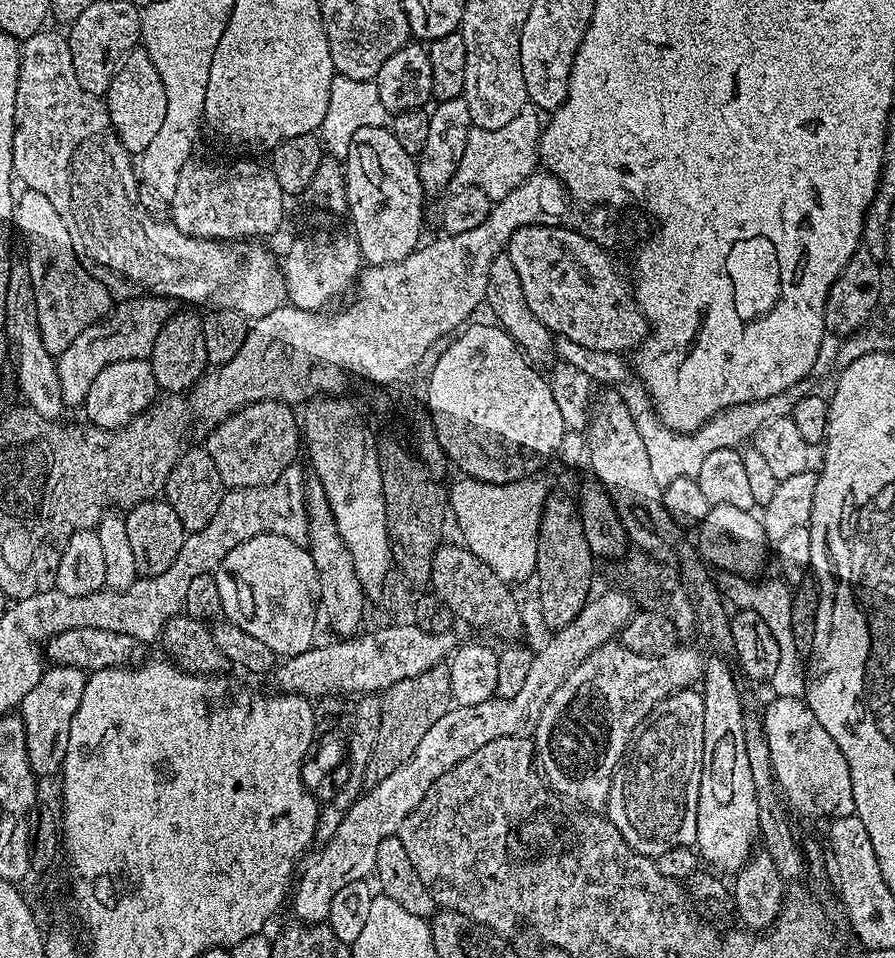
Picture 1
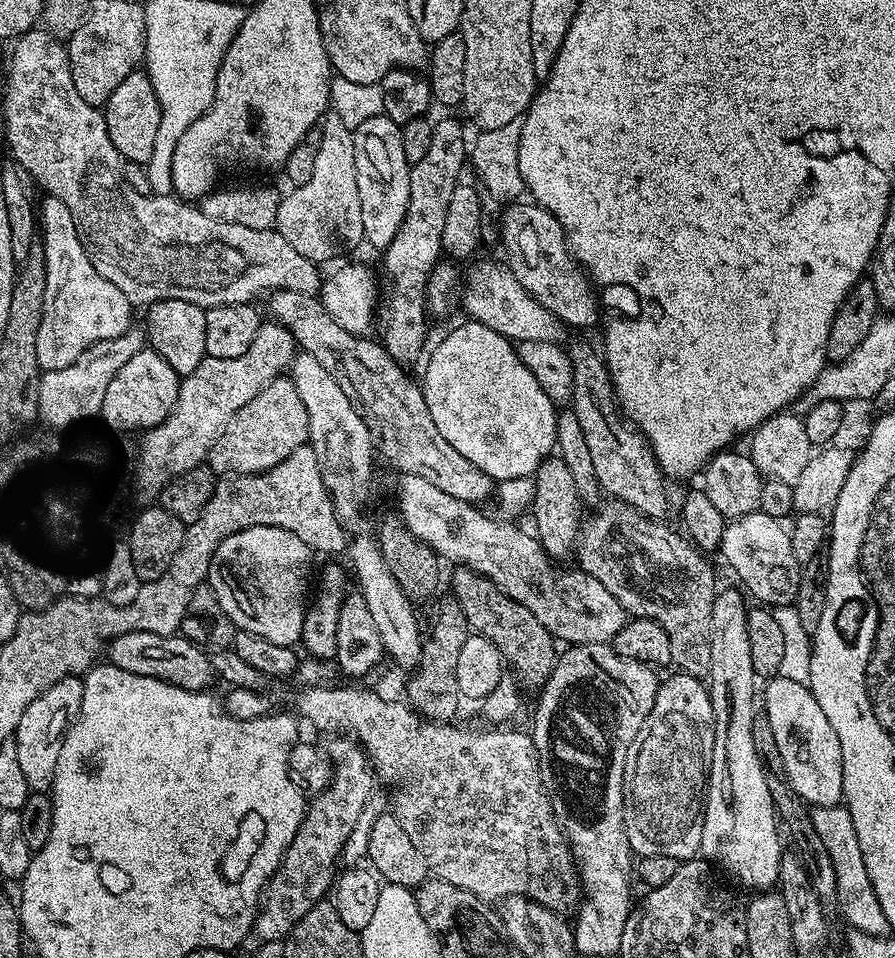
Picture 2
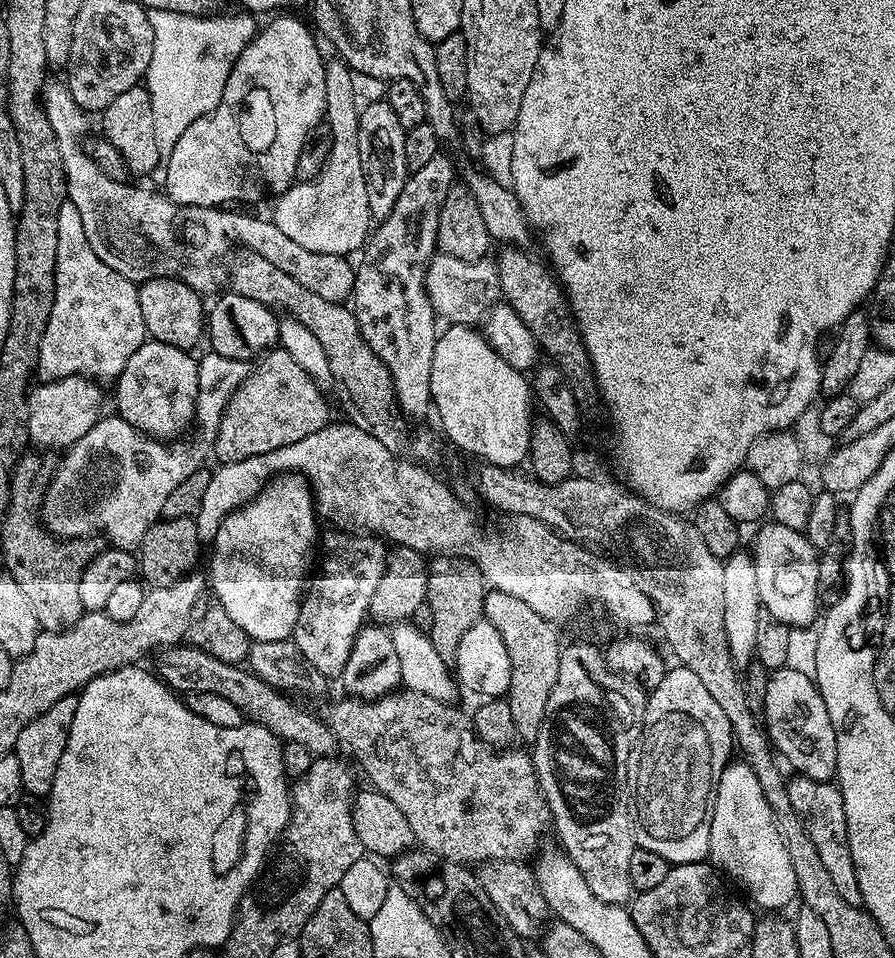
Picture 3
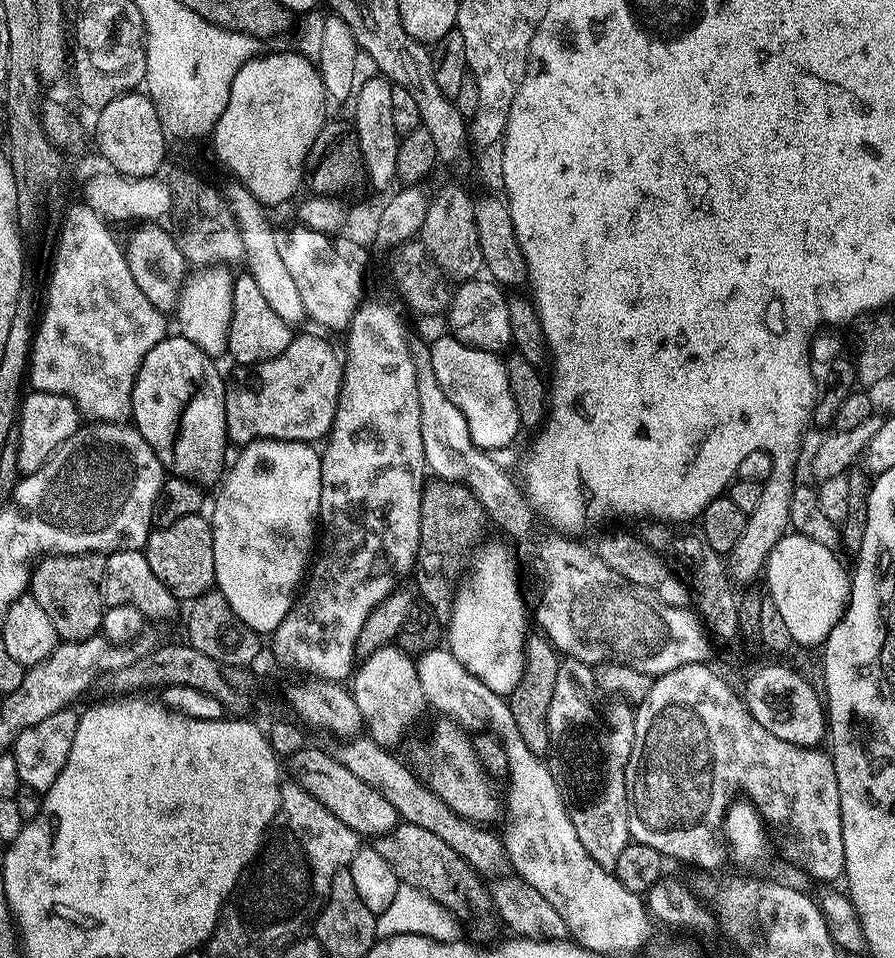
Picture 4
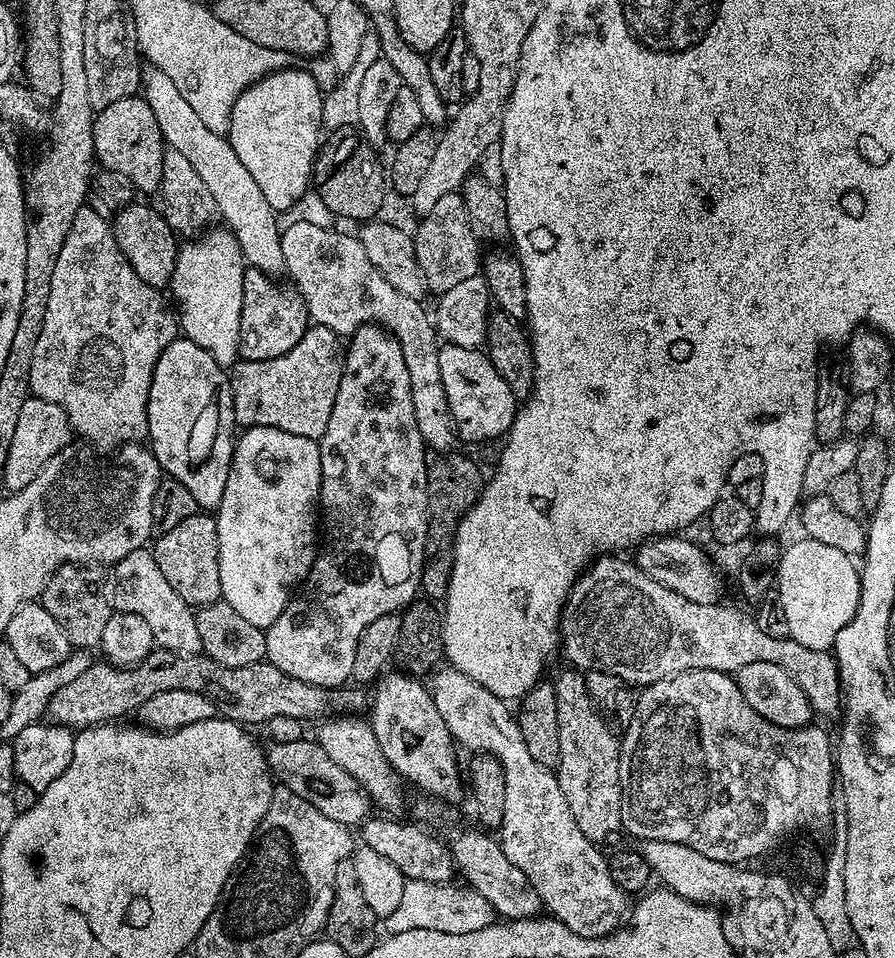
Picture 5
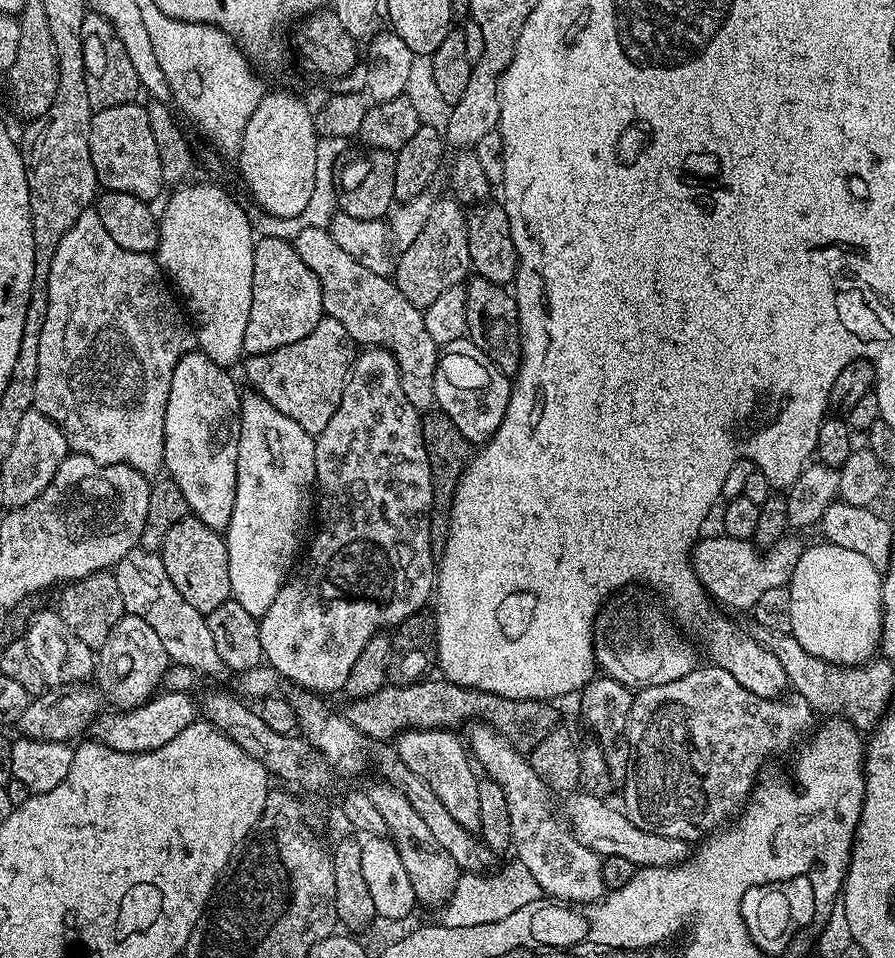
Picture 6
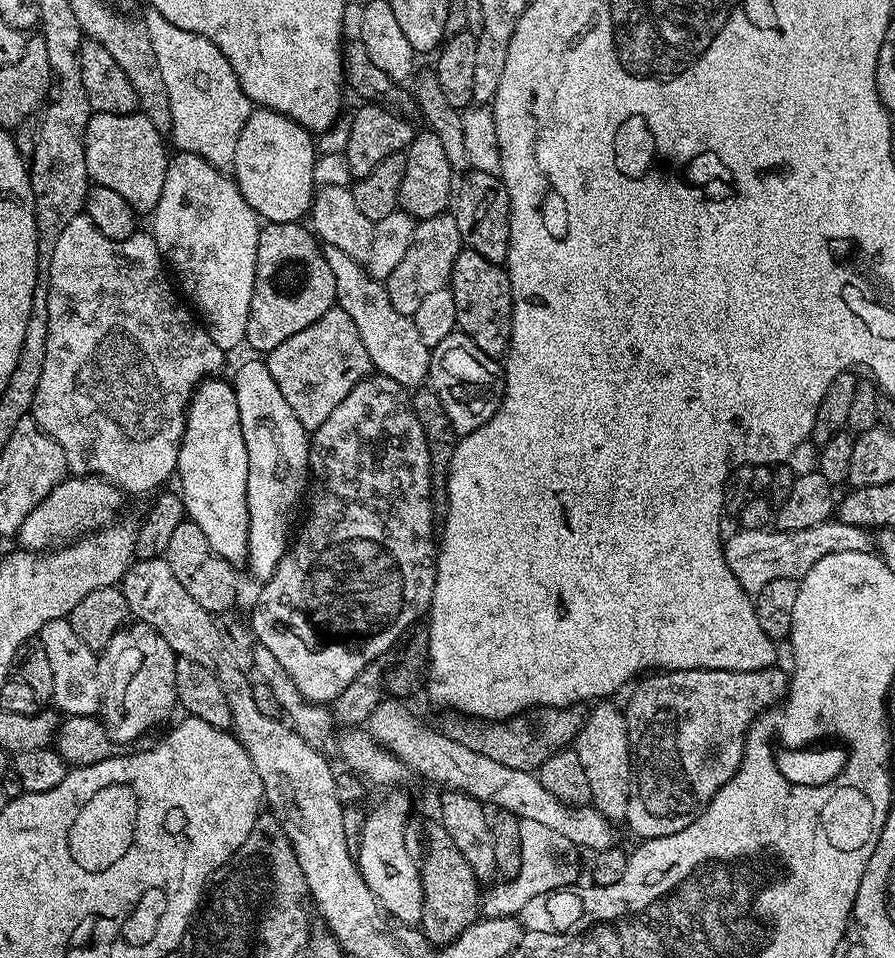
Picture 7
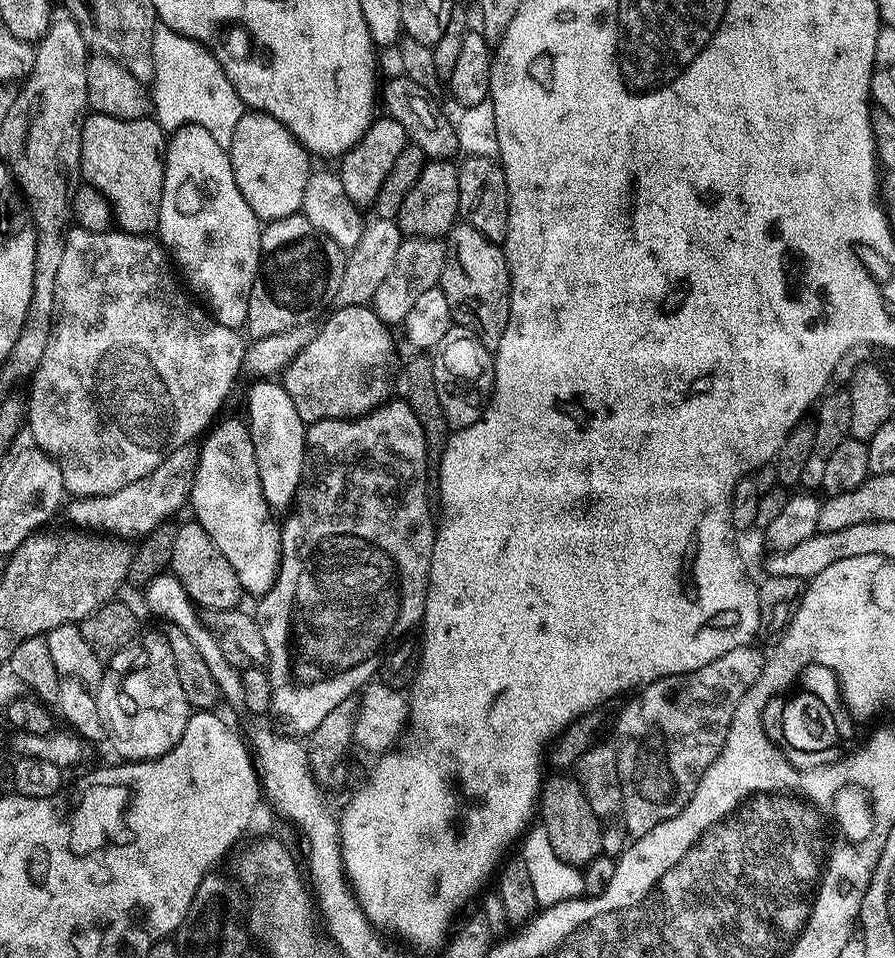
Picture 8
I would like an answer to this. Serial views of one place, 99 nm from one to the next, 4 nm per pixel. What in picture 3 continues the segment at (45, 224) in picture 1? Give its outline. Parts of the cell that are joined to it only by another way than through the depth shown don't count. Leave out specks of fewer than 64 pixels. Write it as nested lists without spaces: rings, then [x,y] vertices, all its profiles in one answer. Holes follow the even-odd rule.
[[[66,202],[58,210],[58,262],[54,278],[54,310],[50,310],[50,322],[42,334],[42,346],[38,346],[38,366],[36,376],[41,381],[61,380],[67,376],[87,376],[97,382],[114,382],[122,374],[130,354],[138,350],[149,339],[146,321],[142,318],[142,302],[138,302],[140,293],[137,281],[122,278],[118,270],[112,270],[98,258],[94,246],[86,238],[82,228],[82,218],[78,206]]]

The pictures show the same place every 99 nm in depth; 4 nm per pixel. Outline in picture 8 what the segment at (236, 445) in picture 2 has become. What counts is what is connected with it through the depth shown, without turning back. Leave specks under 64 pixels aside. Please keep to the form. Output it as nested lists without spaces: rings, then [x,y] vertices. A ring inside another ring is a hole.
[[[345,304],[329,311],[324,322],[317,332],[311,333],[304,349],[289,361],[282,373],[286,394],[290,394],[290,402],[294,402],[294,410],[298,410],[298,418],[302,418],[305,426],[323,420],[351,420],[354,416],[365,416],[389,399],[388,391],[392,388],[392,346],[386,336],[386,326],[371,307]]]

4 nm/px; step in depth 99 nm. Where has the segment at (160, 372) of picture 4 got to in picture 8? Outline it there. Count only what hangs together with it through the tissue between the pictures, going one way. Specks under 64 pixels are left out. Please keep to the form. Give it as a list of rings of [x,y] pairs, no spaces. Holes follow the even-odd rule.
[[[243,419],[223,420],[211,425],[210,431],[203,437],[204,445],[198,448],[190,509],[196,515],[193,516],[195,523],[210,534],[214,546],[222,550],[226,562],[234,566],[241,589],[247,595],[249,592],[252,598],[259,598],[267,594],[270,586],[274,586],[280,569],[281,525],[262,494],[258,462],[247,423]]]

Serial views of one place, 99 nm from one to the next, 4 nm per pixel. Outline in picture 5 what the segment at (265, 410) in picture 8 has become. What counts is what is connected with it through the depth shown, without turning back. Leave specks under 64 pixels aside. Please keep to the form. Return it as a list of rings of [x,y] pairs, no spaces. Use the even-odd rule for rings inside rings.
[[[254,426],[243,429],[239,433],[232,449],[232,465],[230,474],[226,478],[226,491],[222,494],[220,507],[215,509],[216,525],[218,526],[218,574],[222,578],[222,599],[246,622],[251,622],[253,626],[258,626],[267,630],[276,621],[278,614],[286,610],[288,601],[292,599],[298,586],[303,585],[308,578],[308,571],[312,569],[312,563],[316,561],[318,551],[318,501],[320,499],[320,479],[322,478],[322,462],[320,461],[320,446],[317,441],[310,438],[302,438],[298,434],[290,434],[286,430],[278,430],[270,426]]]

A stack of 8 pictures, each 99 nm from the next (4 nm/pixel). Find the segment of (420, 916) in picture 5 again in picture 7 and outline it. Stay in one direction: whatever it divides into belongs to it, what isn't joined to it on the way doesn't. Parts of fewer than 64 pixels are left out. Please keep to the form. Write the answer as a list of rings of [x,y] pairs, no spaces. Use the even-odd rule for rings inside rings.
[[[521,820],[520,829],[522,830],[522,866],[519,878],[504,882],[508,884],[498,885],[489,896],[483,897],[482,912],[485,917],[510,916],[530,897],[543,896],[545,892],[559,890],[573,883],[571,866],[559,864],[560,856],[556,853],[566,848],[564,837],[550,830],[550,826],[542,826],[542,822],[533,820]]]

